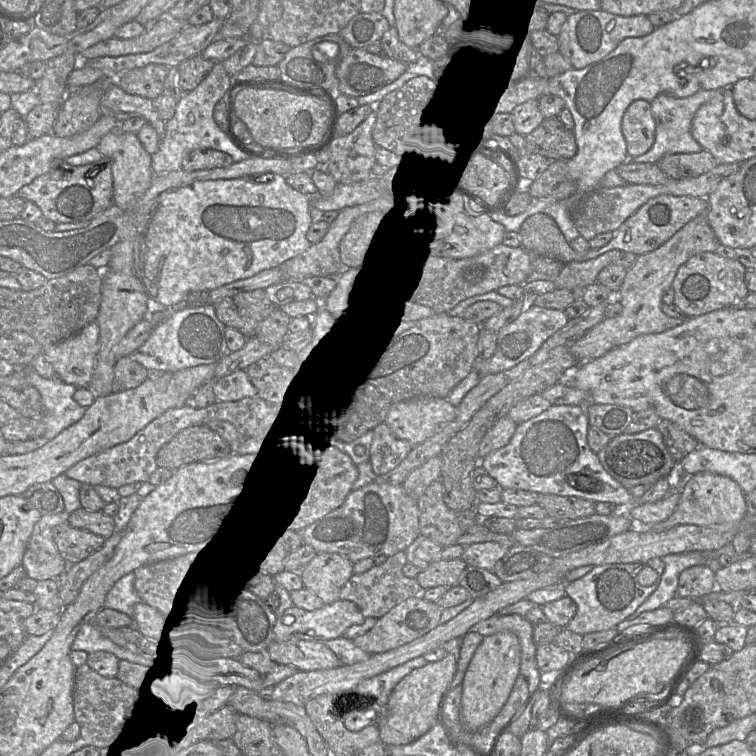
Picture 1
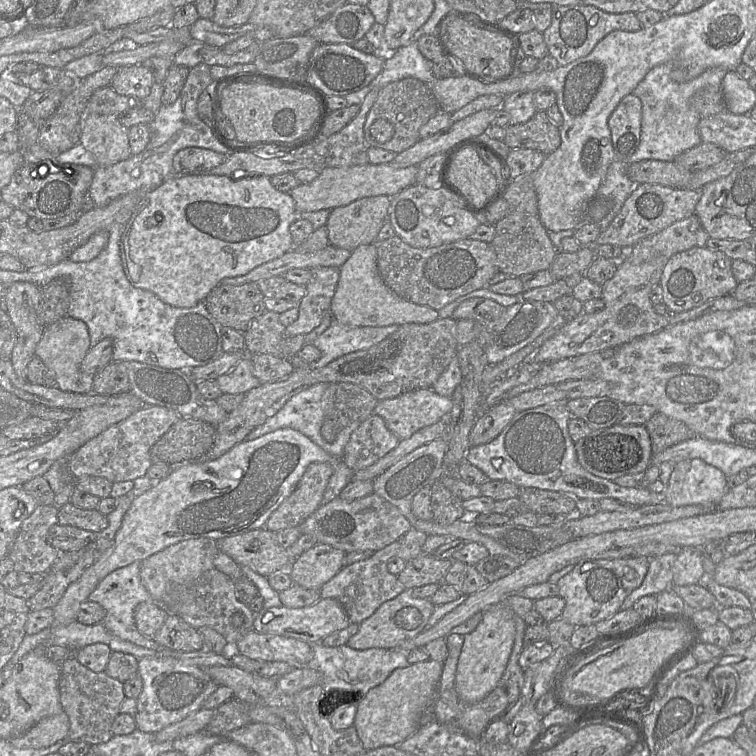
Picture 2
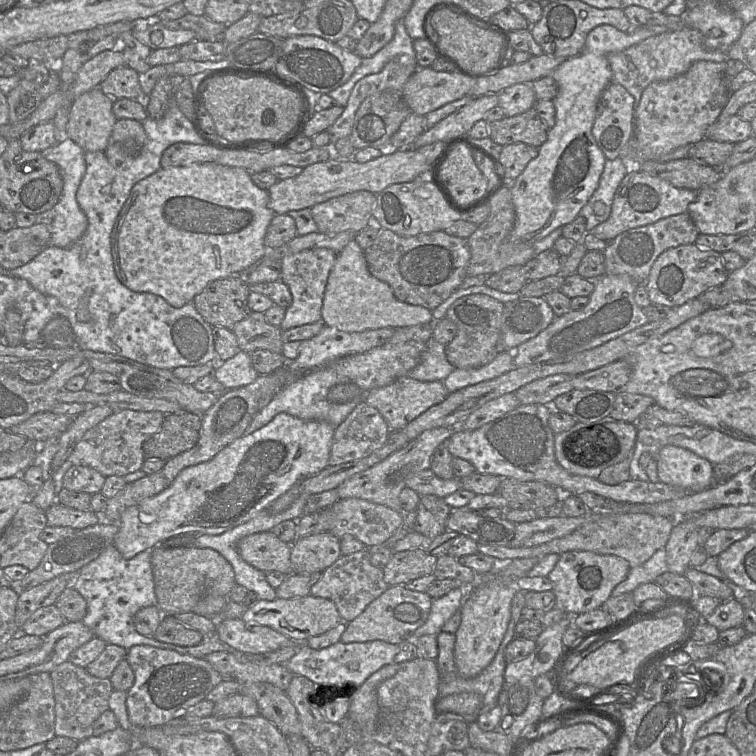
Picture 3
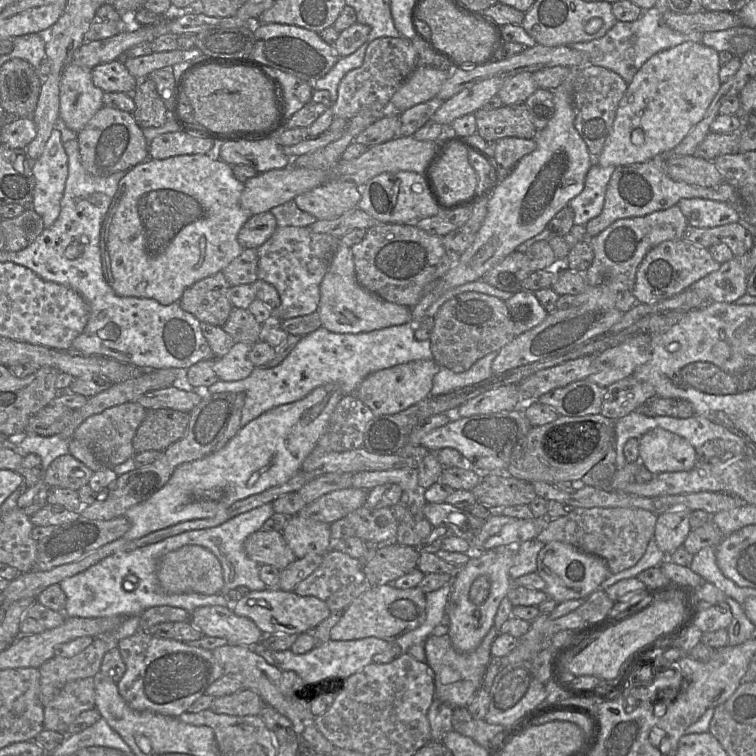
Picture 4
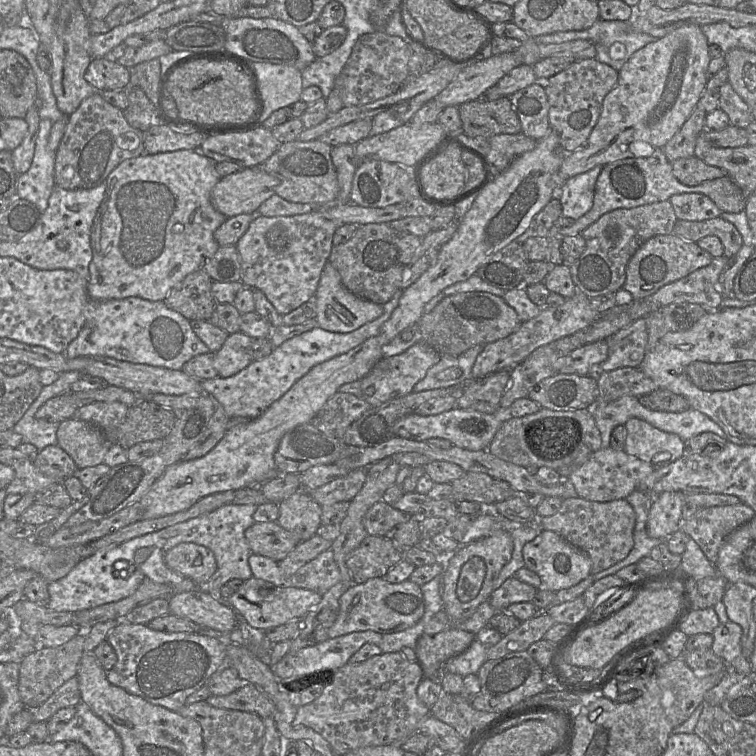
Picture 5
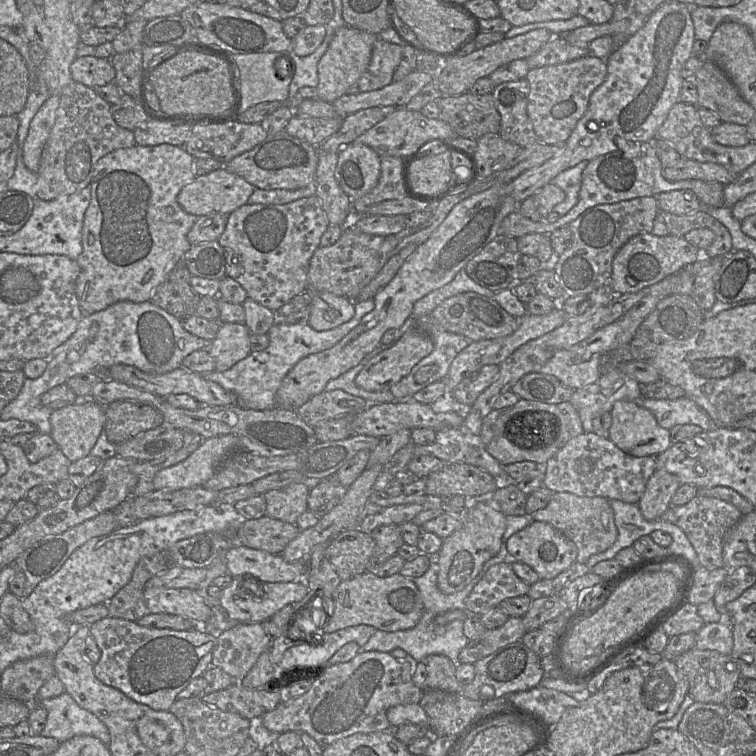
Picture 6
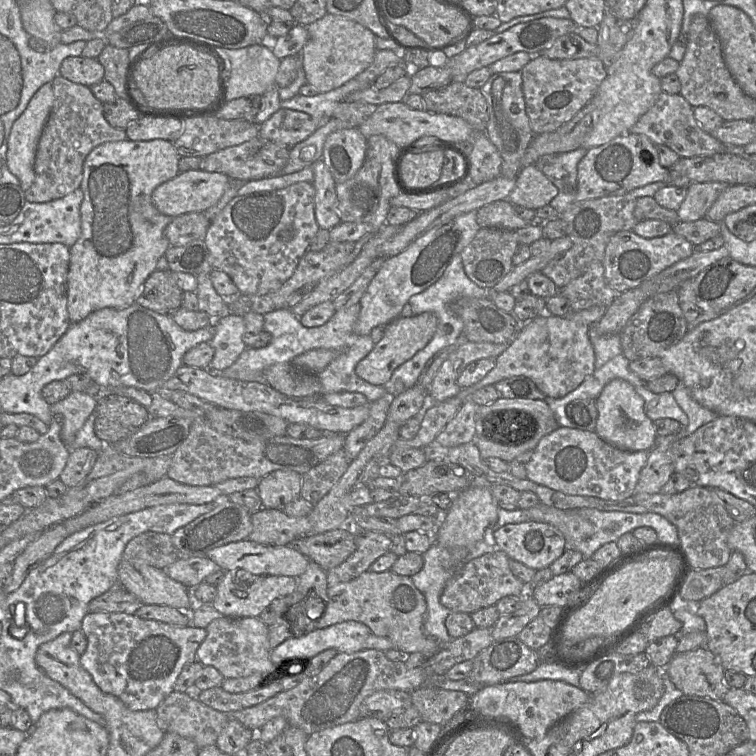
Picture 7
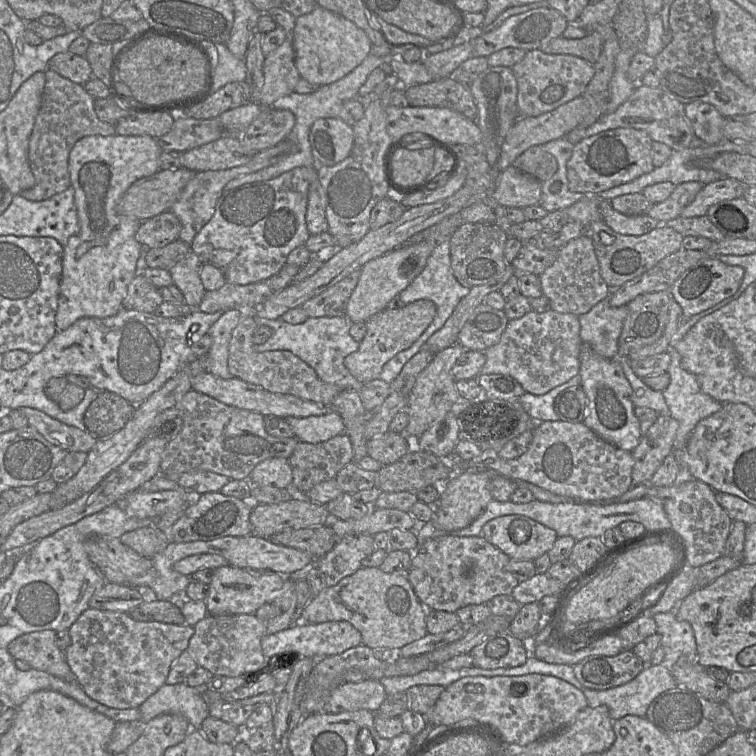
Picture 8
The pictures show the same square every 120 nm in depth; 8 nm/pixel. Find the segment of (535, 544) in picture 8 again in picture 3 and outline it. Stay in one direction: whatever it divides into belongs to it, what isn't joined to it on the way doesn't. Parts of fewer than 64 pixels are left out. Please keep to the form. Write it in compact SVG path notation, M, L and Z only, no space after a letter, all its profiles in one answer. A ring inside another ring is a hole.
M568 551L559 555L547 578L553 585L556 607L566 614L578 615L601 608L614 588L626 579L630 569L628 561L618 556Z

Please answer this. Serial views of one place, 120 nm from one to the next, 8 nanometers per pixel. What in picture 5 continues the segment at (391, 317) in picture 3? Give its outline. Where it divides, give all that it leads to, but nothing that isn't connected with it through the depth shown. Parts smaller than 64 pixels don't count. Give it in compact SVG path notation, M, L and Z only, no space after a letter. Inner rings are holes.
M328 263L325 265L313 298L316 307L316 321L319 328L333 333L352 332L384 314L382 305L356 296L346 289L338 271Z

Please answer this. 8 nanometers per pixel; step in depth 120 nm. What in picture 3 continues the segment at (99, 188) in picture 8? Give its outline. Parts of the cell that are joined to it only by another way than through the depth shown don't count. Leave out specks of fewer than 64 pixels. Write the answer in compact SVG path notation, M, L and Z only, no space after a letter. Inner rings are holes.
M217 162L161 168L134 185L129 198L123 205L115 221L111 233L111 252L115 274L118 280L128 289L134 292L148 292L161 296L171 306L180 308L185 304L192 303L194 297L199 294L208 283L237 275L260 262L268 253L264 239L268 226L275 215L276 214L270 208L268 190L256 186L251 179L251 173L245 169L221 165Z

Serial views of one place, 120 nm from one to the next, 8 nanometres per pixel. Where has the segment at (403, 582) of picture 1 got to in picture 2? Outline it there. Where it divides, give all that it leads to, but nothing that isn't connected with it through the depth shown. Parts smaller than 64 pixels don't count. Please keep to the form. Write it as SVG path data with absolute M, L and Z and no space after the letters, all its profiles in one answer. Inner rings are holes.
M397 540L374 551L366 560L344 565L335 576L322 585L319 590L320 596L338 600L344 607L350 622L360 624L370 617L382 603L395 598L406 589L397 576L391 574L387 568L388 561L398 555L400 545L400 540Z

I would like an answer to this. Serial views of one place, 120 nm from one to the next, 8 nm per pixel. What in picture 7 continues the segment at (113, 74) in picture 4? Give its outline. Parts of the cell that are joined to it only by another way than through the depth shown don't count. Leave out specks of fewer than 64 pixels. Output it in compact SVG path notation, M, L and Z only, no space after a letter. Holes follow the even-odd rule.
M82 56L67 57L61 63L59 75L90 87L104 80L104 67L97 59Z

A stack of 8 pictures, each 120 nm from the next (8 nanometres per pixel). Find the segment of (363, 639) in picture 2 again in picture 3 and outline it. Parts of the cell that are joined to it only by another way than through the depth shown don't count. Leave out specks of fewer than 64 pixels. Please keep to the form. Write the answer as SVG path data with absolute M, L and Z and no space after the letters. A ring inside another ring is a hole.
M404 585L389 586L385 592L373 600L354 620L346 623L340 642L384 641L401 644L409 641L414 631L426 621L432 599L425 592L411 591Z

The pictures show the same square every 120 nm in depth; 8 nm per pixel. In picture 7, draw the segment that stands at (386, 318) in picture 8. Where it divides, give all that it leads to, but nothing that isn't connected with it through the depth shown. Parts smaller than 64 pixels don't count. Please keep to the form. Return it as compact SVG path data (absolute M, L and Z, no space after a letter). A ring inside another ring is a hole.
M424 312L411 317L399 316L385 325L381 340L375 344L365 358L358 362L355 367L356 375L370 384L383 386L390 380L397 367L411 359L430 342L436 329L437 317L431 312Z

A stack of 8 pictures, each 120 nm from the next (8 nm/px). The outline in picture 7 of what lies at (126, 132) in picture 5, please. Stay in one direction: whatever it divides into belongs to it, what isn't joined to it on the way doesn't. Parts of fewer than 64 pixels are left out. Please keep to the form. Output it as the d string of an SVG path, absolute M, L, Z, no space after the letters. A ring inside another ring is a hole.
M60 75L55 77L51 84L54 102L37 146L34 165L35 179L25 191L28 202L50 202L78 189L83 178L83 164L91 150L105 142L128 139L125 129L115 128L105 119L103 103L94 96L90 87L72 82Z

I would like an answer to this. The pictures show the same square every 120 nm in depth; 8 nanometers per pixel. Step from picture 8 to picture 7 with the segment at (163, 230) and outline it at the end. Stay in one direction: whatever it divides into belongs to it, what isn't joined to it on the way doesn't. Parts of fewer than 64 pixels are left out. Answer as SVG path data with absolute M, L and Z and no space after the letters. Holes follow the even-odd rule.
M199 212L172 217L164 234L171 246L183 246L194 240L203 240L211 220Z

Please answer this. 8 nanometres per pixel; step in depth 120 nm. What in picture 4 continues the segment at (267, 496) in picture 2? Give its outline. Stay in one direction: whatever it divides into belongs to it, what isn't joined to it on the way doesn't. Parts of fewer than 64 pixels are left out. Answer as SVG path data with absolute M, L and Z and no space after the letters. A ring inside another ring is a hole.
M319 386L301 400L275 407L242 426L221 449L179 465L161 489L126 511L130 528L123 537L135 540L179 522L214 517L239 500L284 484L300 472L303 461L318 445L341 397L336 386Z

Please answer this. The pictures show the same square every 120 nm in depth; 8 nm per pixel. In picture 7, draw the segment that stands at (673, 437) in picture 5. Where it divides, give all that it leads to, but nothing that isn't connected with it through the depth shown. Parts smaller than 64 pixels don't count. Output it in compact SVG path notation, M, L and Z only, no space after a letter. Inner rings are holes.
M623 379L609 382L596 399L598 419L595 432L608 444L628 452L650 451L657 439L653 421L646 415L644 400L635 388Z

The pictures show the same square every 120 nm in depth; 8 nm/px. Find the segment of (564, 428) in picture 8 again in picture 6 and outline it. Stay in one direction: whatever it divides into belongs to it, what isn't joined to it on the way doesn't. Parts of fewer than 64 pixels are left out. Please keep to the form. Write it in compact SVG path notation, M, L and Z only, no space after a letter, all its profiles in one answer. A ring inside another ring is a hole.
M584 432L569 440L547 461L543 486L554 493L568 492L637 504L655 470L655 457L628 455L609 439Z

